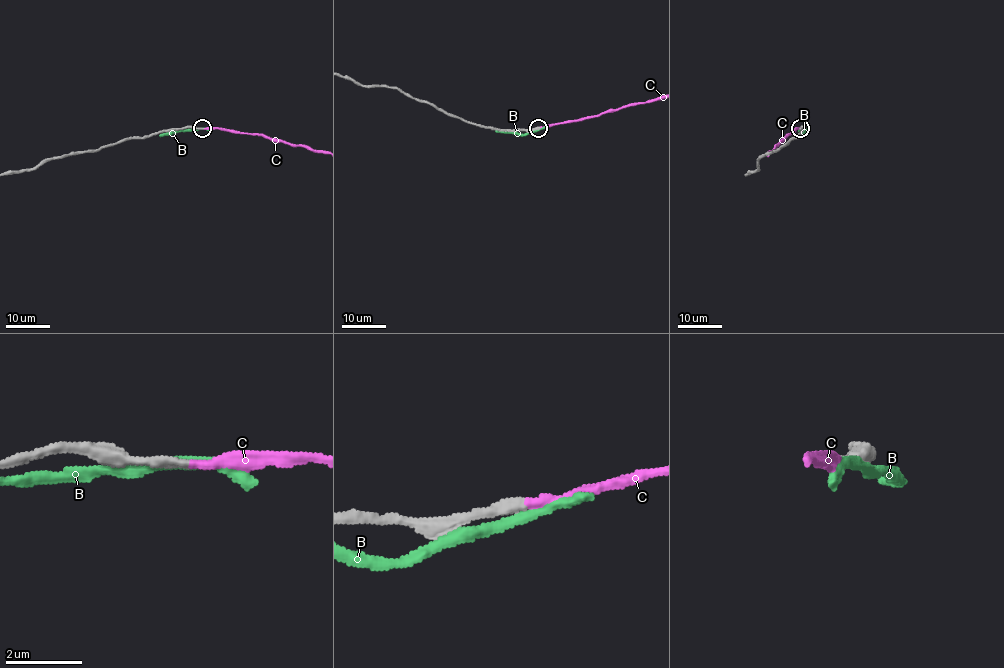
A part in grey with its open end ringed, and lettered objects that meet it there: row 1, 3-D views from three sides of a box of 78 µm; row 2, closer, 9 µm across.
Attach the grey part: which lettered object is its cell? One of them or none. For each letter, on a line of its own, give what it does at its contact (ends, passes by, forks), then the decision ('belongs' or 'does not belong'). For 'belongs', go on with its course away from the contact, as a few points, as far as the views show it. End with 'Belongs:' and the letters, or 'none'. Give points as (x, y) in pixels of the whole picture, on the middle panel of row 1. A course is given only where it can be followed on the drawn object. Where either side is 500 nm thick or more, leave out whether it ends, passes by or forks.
B: it passes by; does not belong
C: it ends there; belongs
Belongs: C

